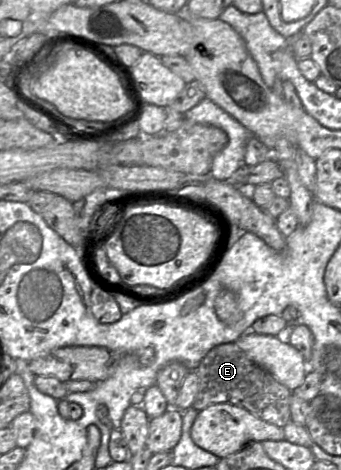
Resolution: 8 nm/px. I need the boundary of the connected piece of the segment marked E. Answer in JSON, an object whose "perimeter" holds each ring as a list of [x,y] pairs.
{"perimeter":[[[235,342],[212,348],[195,372],[198,376],[198,391],[192,405],[195,410],[201,411],[213,404],[232,404],[279,427],[291,421],[290,401],[293,392],[251,361]]]}

